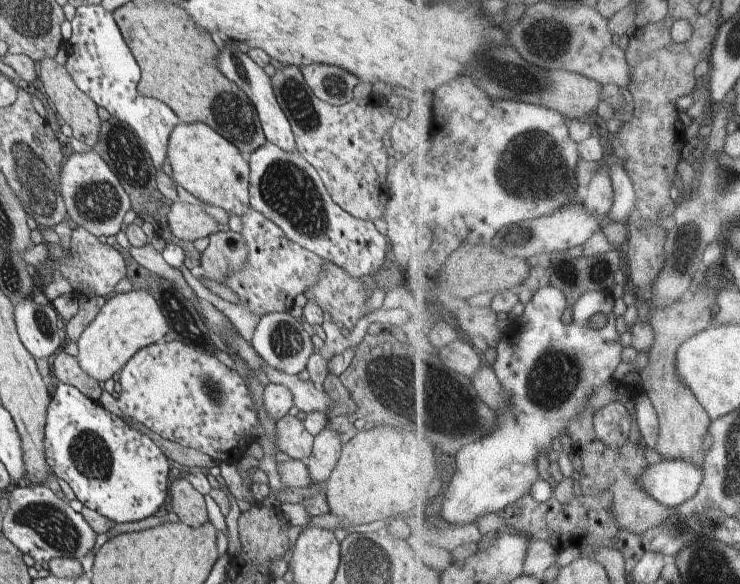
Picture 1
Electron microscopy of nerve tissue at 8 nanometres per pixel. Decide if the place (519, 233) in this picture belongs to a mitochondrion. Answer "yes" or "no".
yes

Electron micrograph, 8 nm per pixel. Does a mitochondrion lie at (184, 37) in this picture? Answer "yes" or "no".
no

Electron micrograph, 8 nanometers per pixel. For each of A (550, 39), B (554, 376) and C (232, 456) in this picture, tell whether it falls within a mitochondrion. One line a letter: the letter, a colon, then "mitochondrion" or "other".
A: mitochondrion
B: mitochondrion
C: other

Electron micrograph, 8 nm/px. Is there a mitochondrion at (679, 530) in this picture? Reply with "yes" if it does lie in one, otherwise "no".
yes

